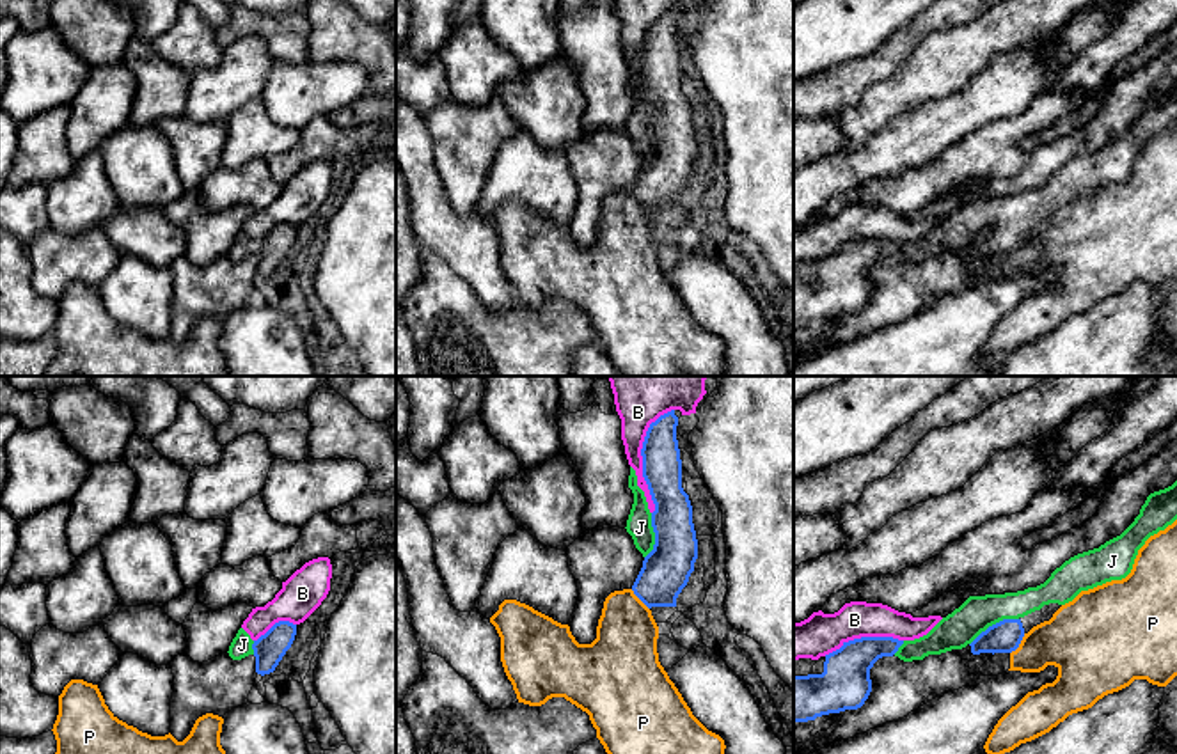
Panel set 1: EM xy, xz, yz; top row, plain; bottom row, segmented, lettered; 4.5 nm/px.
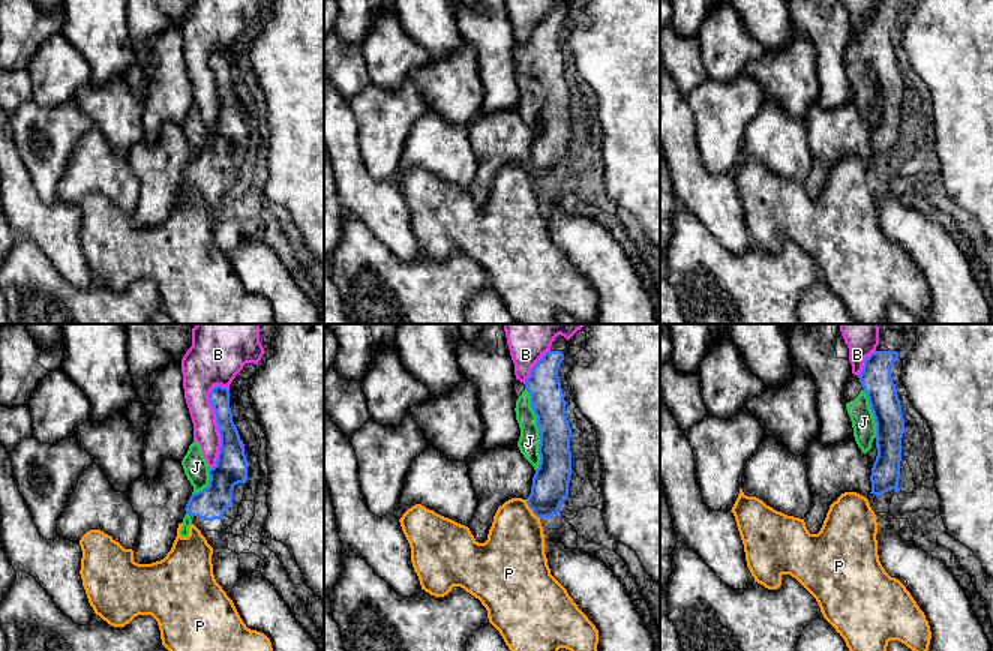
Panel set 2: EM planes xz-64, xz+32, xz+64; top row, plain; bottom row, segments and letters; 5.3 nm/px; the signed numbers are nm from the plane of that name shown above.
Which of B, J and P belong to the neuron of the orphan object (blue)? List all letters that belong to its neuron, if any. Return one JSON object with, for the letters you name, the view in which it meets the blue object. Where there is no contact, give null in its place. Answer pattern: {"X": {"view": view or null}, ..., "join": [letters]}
{"J": {"view": "yz"}, "join": ["J"]}

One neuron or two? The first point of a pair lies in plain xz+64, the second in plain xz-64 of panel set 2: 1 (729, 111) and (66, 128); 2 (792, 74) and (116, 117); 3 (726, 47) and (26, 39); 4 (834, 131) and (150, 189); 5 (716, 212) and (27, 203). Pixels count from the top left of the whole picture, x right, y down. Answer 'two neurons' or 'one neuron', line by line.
1: one neuron
2: one neuron
3: two neurons
4: one neuron
5: one neuron

